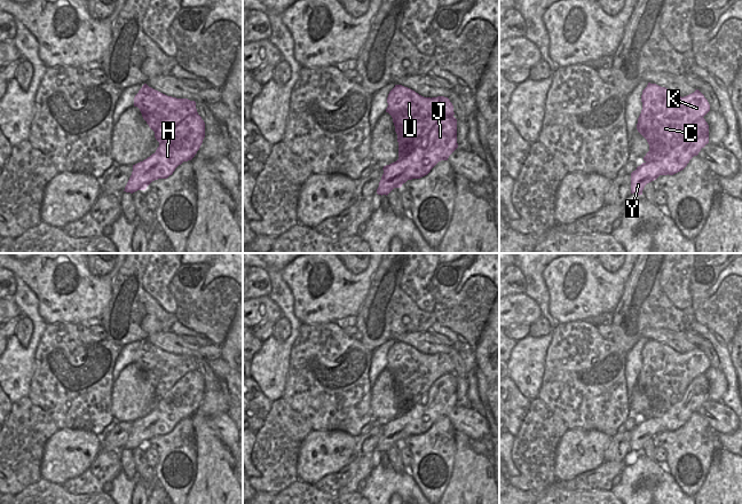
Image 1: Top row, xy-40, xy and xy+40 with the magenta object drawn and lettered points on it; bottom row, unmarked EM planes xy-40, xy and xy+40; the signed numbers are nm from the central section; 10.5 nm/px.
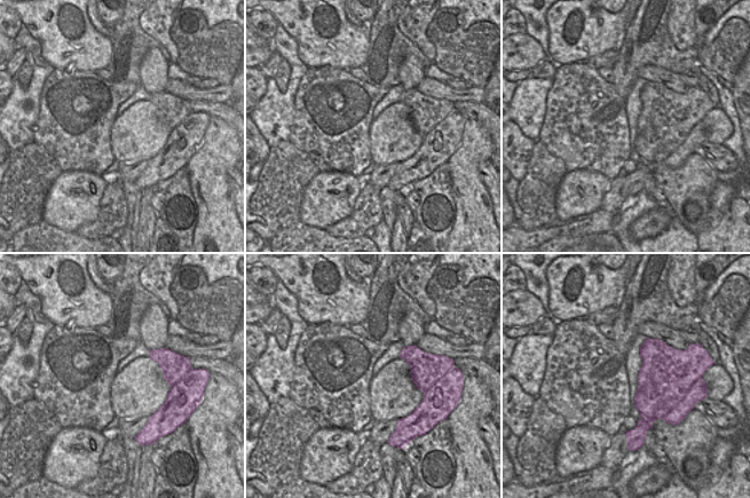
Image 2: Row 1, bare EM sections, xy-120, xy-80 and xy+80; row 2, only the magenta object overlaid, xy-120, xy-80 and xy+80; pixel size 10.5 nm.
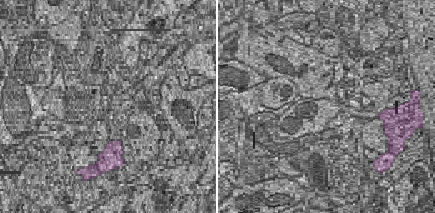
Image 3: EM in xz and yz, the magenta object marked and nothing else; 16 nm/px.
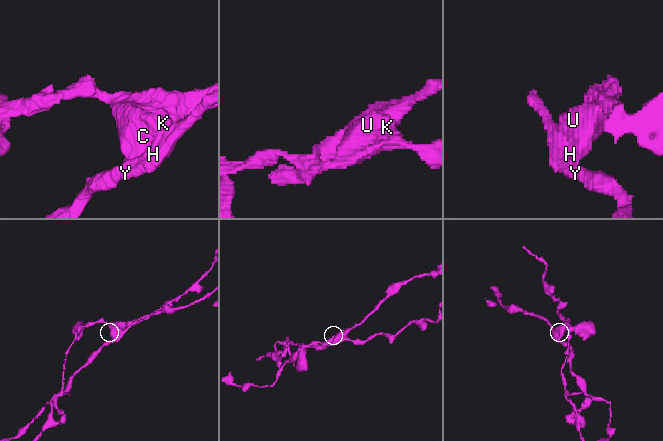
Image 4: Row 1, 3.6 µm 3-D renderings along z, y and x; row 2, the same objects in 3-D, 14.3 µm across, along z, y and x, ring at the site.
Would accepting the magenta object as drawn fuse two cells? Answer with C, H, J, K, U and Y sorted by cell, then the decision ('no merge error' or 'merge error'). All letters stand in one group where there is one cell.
groups C K U / H J Y; merge error

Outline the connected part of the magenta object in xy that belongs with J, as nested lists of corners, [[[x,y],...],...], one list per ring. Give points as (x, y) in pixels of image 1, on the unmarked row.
[[[449,372],[437,378],[423,399],[405,414],[384,423],[377,450],[387,452],[408,436],[427,432],[439,418],[448,417],[457,404],[457,376]]]

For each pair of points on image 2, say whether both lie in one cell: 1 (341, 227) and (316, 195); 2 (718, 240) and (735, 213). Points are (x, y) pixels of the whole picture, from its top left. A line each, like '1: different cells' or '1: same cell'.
1: different cells
2: same cell

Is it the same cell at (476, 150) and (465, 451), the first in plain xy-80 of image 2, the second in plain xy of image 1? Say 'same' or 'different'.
same

